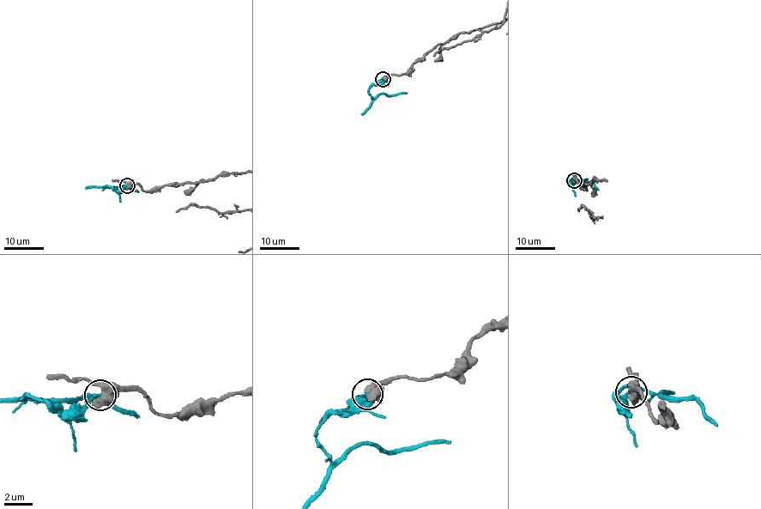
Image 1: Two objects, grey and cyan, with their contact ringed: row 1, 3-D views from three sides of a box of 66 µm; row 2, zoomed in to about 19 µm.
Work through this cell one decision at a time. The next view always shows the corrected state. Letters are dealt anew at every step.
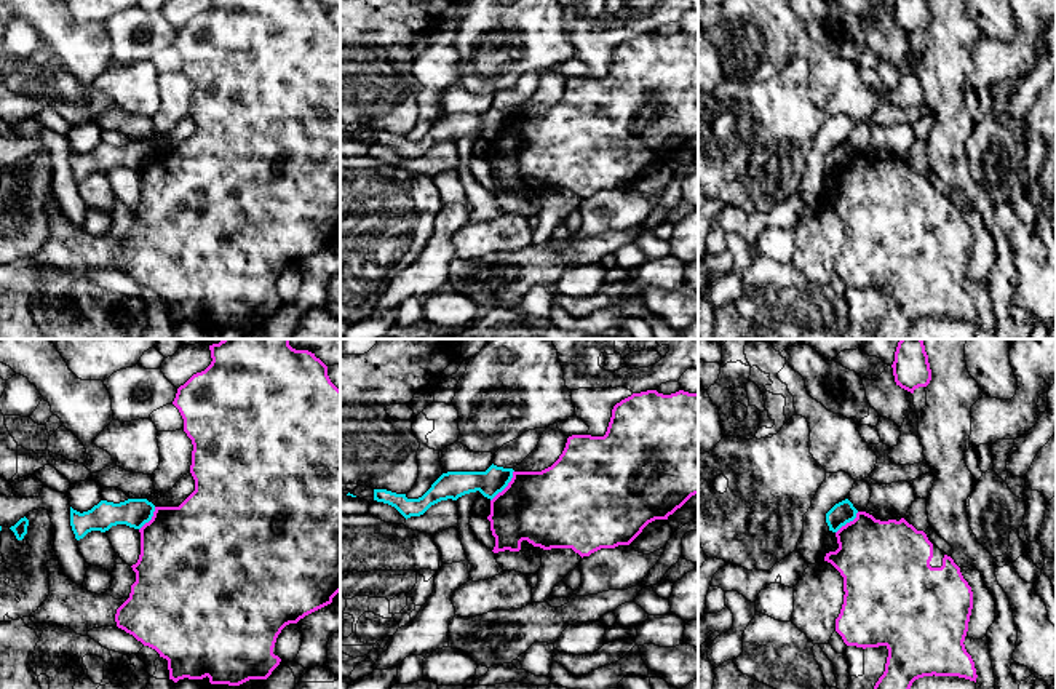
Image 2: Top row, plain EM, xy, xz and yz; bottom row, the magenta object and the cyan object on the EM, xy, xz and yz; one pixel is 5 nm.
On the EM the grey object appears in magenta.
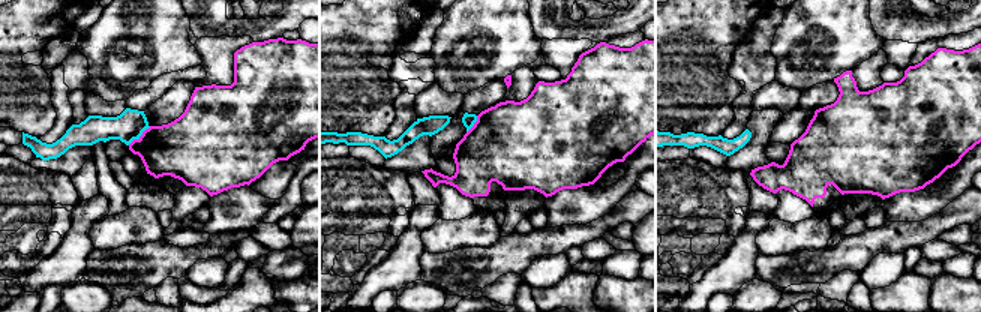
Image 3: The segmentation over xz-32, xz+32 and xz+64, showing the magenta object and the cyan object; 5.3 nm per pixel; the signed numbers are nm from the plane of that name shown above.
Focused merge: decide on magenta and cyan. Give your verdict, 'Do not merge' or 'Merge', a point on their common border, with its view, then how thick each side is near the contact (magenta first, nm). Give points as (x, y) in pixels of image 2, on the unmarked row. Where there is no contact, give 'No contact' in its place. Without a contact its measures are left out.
Do not merge. Touches magenta at xz (507, 128). Thickness 400 nm (magenta) against 140 nm

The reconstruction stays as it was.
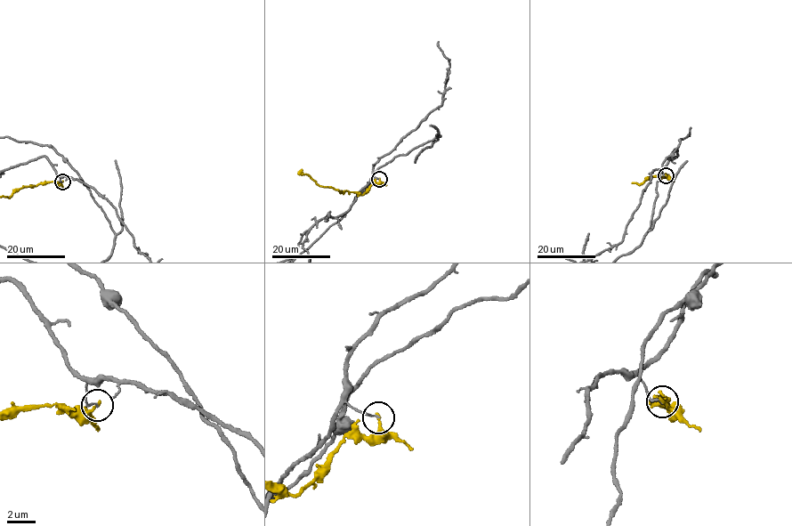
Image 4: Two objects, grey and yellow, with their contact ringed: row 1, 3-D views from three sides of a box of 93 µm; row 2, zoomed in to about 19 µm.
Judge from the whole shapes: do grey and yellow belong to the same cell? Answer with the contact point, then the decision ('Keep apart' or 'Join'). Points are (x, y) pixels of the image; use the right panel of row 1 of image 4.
Place: (666, 175). Keep apart

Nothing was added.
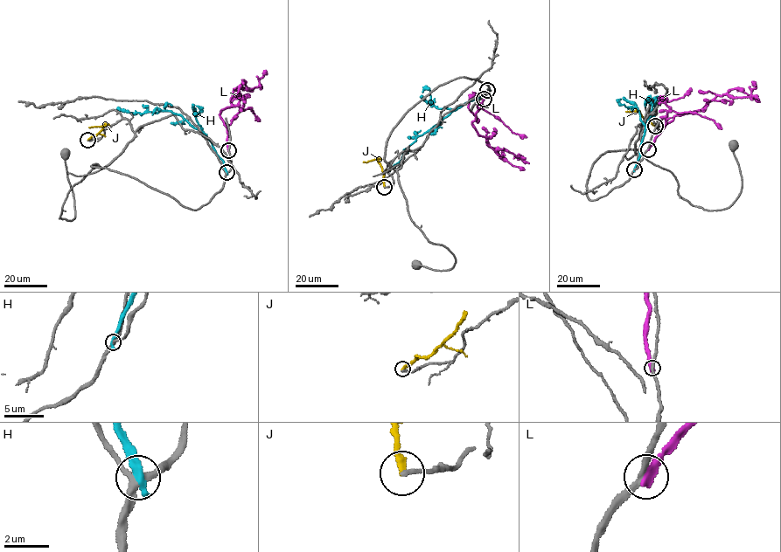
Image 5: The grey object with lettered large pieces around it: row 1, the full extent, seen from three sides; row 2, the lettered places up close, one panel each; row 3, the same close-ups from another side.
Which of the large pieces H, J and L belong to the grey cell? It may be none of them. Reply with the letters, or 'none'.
none

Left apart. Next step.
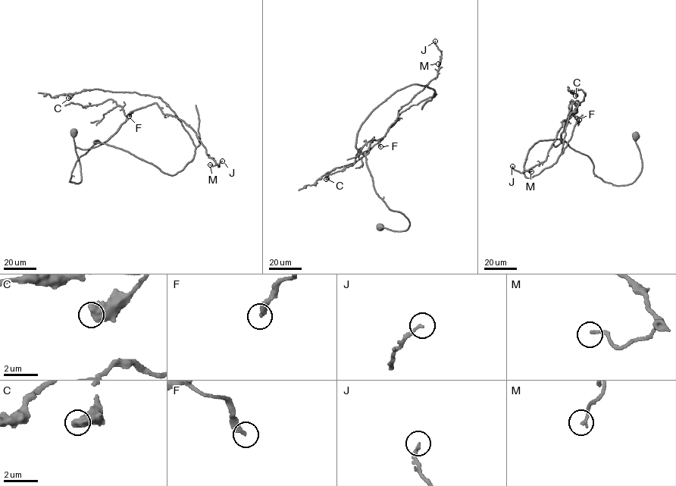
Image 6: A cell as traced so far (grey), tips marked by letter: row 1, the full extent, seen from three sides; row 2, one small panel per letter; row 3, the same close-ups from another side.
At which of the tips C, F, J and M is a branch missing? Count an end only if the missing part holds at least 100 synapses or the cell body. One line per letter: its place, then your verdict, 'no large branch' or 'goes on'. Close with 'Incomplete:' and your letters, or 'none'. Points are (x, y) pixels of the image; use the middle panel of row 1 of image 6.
C: at (326, 179); no large branch
F: at (380, 146); no large branch
J: at (435, 41); no large branch
M: at (438, 64); no large branch
Incomplete: none

